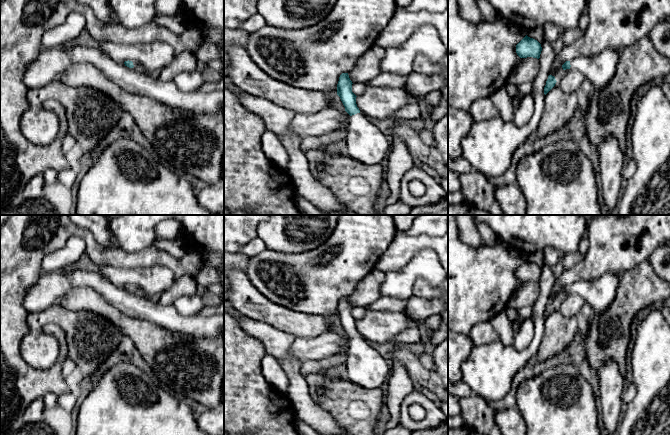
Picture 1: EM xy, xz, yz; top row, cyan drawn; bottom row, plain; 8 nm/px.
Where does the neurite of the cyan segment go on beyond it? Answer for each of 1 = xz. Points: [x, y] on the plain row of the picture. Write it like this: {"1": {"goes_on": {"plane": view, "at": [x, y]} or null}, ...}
{"1": {"goes_on": {"plane": "xz", "at": [366, 367]}}}

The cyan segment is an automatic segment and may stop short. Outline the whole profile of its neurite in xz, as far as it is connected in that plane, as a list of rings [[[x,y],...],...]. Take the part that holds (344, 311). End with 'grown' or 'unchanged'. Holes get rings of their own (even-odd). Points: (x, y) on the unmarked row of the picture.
[[[342,297],[337,308],[337,319],[340,321],[345,335],[350,339],[346,362],[346,378],[361,387],[367,389],[380,388],[390,375],[391,368],[387,363],[387,357],[381,355],[365,339],[363,339],[356,328],[356,319],[352,316],[352,305],[348,297]]]; grown

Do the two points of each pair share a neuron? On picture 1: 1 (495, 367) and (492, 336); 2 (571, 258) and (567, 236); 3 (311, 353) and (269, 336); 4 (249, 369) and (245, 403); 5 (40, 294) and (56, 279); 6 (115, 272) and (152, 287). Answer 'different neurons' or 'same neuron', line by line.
1: different neurons
2: different neurons
3: different neurons
4: same neuron
5: same neuron
6: same neuron

